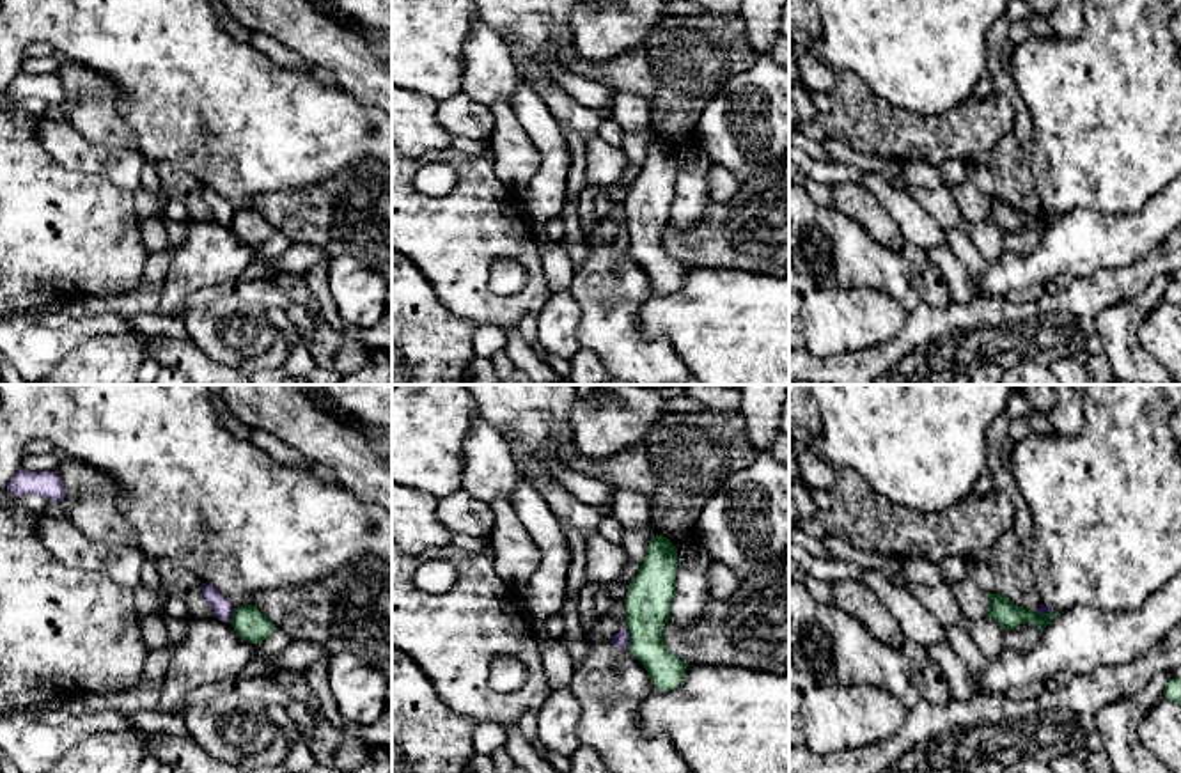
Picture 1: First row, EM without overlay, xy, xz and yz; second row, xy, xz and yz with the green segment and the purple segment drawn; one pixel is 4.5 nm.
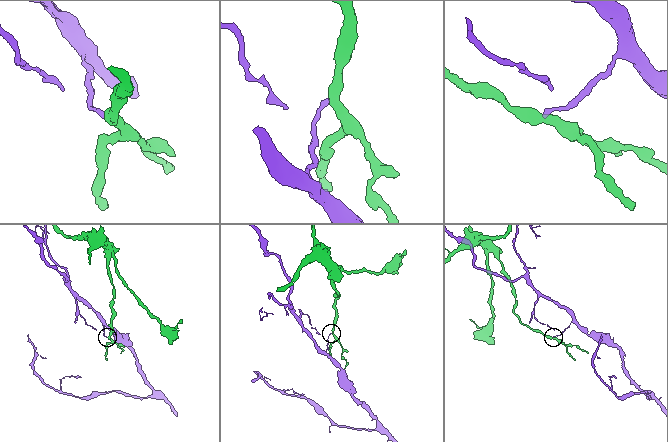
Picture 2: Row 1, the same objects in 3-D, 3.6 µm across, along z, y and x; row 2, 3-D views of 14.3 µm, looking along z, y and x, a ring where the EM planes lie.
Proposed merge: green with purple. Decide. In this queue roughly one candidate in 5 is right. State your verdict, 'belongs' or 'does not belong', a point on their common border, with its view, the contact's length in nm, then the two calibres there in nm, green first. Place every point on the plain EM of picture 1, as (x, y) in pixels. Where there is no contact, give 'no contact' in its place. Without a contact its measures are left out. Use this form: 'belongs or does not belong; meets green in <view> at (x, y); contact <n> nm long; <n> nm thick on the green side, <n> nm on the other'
does not belong; meets green in xz at (630, 240); contact 100 nm long; 200 nm thick on the green side, 70 nm on the other

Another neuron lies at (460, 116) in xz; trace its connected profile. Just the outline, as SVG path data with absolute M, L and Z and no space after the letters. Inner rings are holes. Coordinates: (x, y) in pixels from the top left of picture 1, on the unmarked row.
M463 92L438 101L436 122L452 137L486 142L495 133L489 106L472 101Z

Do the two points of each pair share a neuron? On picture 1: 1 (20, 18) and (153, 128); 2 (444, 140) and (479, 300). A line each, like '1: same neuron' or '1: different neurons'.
1: same neuron
2: different neurons

